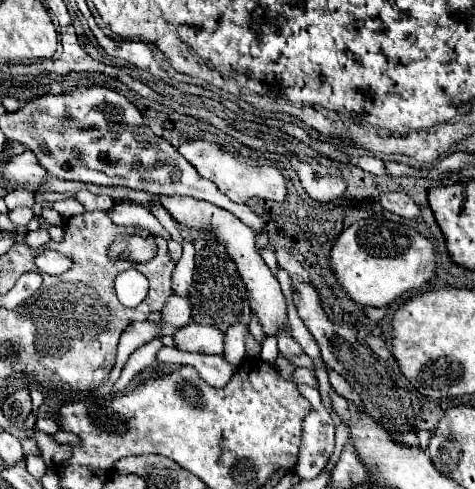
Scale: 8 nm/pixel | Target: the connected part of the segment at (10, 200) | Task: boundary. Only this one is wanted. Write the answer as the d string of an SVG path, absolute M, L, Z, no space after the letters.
M14 190L4 197L8 210L14 210L18 207L32 208L35 195L26 190Z

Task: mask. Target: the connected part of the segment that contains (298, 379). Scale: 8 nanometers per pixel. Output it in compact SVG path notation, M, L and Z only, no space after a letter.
M294 369L292 373L292 381L296 385L310 385L310 387L316 387L316 377L314 377L314 371L310 369Z

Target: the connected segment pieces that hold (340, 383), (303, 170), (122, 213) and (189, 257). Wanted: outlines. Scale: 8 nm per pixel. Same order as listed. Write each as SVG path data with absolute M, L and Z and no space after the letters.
M328 369L328 379L330 379L330 385L334 387L334 391L338 391L338 395L342 395L342 397L346 397L346 399L350 399L350 401L358 403L358 405L362 405L360 395L352 389L352 385L350 385L342 375L338 375L336 371Z
M298 159L292 161L294 165L294 171L298 173L298 179L302 179L306 175L306 193L310 199L314 201L320 201L320 203L330 203L332 199L340 197L344 191L346 191L346 183L338 177L318 177L308 163L302 163Z
M118 203L110 211L110 219L116 225L134 225L134 227L144 227L150 233L168 237L168 231L160 225L160 221L144 207L138 203Z
M184 241L182 249L184 249L182 259L178 261L178 265L174 267L174 273L172 273L172 291L176 295L186 297L188 285L192 281L192 271L194 271L194 245Z

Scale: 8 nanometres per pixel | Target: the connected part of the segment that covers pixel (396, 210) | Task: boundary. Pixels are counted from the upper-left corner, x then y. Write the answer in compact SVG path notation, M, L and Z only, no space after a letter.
M388 193L388 195L382 195L380 197L380 205L386 211L390 211L394 215L400 215L404 219L416 219L420 215L418 205L406 193Z

